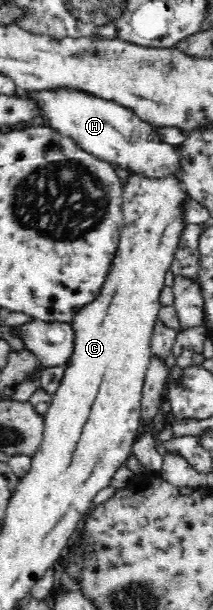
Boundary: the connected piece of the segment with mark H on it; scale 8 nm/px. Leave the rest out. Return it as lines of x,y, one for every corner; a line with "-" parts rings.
62,86
31,90
25,94
37,107
40,118
49,120
49,126
72,138
81,148
101,160
111,161
129,172
136,169
136,172
145,172
149,176
180,170
178,149
162,141
154,125
117,101
107,101
84,89

